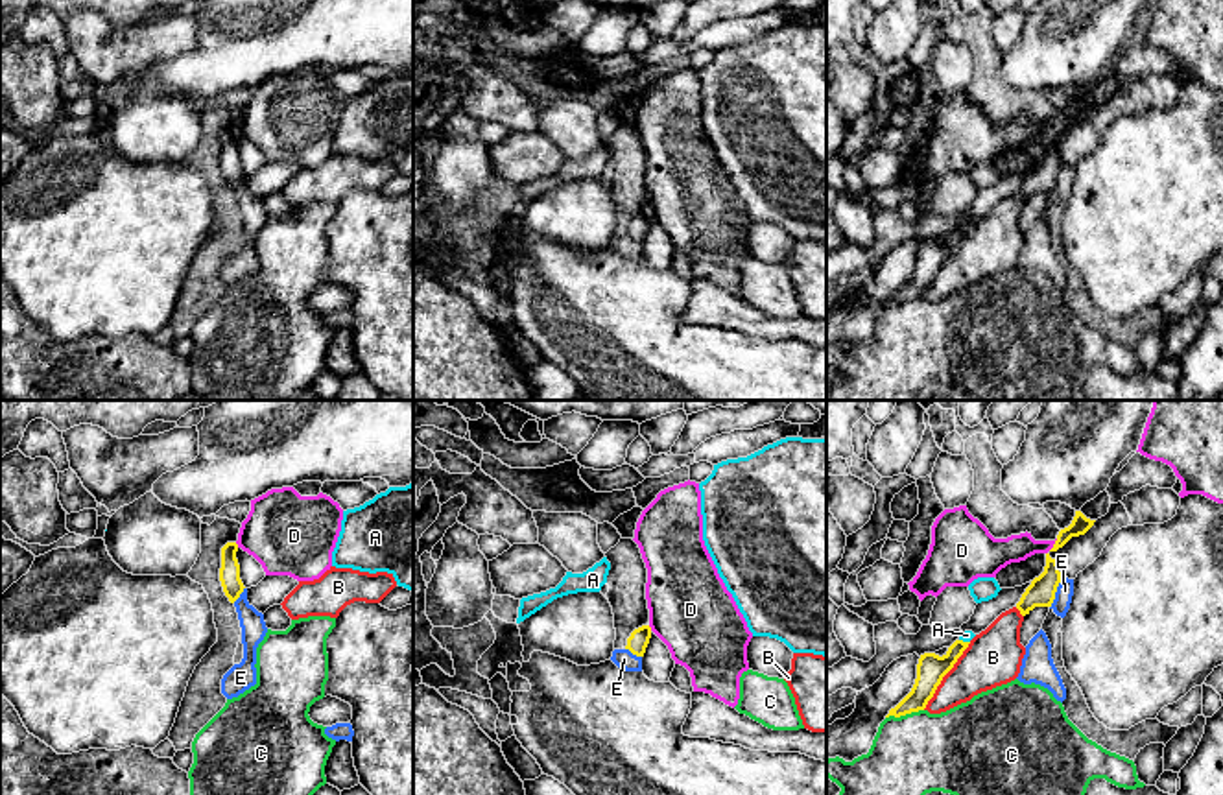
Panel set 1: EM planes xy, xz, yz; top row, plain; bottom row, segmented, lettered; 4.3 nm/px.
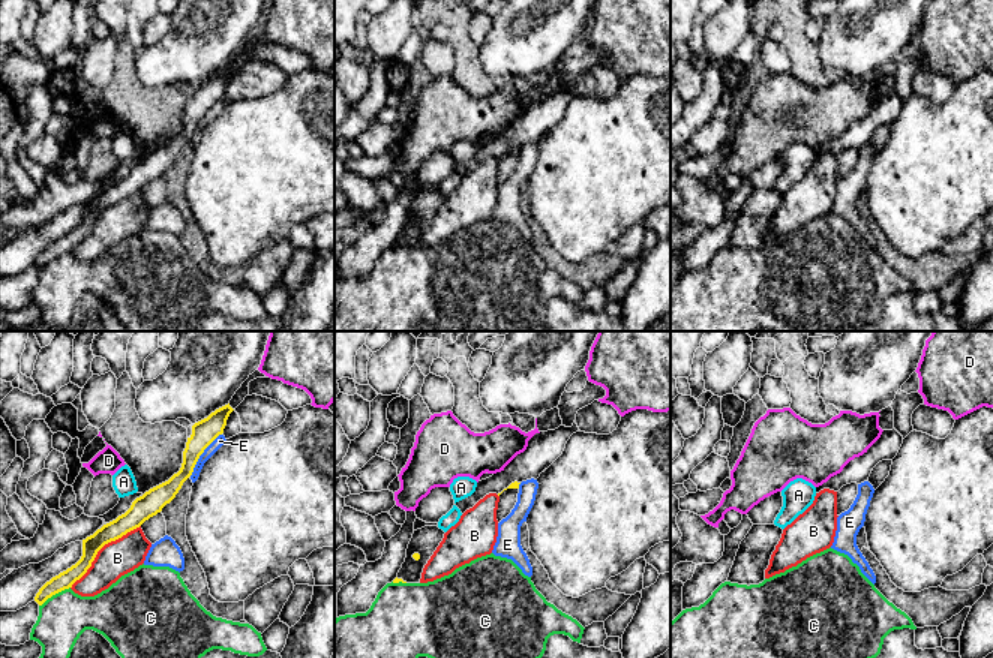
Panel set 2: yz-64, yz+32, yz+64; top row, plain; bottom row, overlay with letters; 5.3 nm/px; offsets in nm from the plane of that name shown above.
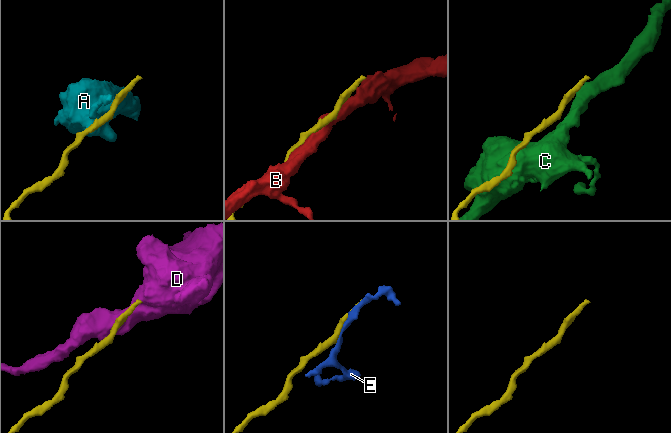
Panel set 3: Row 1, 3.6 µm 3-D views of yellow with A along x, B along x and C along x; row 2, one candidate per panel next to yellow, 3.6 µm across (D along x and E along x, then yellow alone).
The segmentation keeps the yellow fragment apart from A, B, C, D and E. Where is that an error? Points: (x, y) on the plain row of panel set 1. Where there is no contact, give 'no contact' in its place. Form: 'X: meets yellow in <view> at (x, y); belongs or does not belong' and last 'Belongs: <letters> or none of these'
A: meets yellow in yz at (965, 229); does not belong
B: meets yellow in yz at (945, 261); does not belong
C: meets yellow in yz at (904, 301); does not belong
D: meets yellow in yz at (1054, 133); does not belong
E: meets yellow in yz at (1054, 181); does not belong
Belongs: none of these

